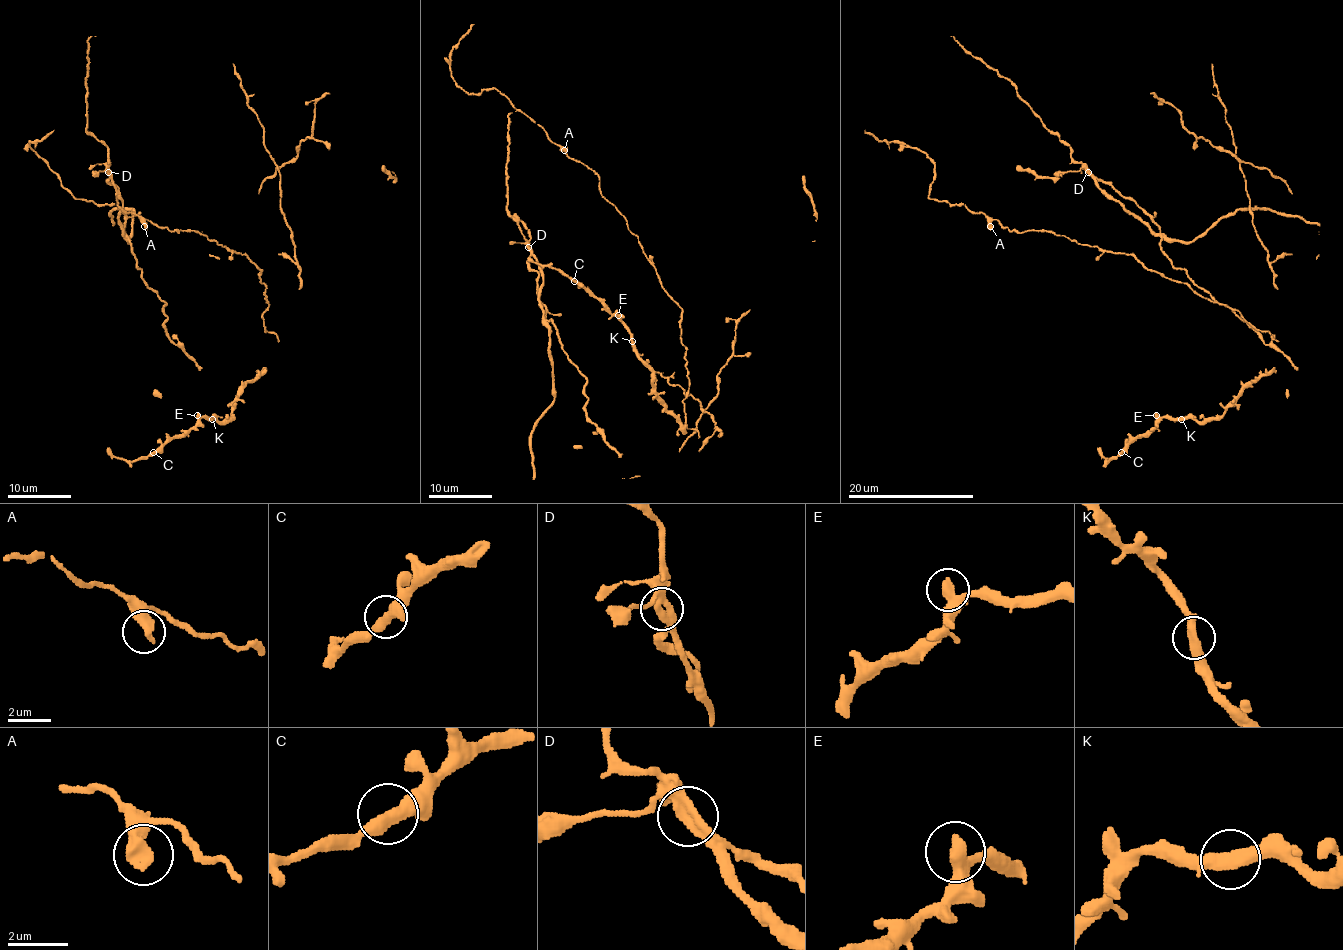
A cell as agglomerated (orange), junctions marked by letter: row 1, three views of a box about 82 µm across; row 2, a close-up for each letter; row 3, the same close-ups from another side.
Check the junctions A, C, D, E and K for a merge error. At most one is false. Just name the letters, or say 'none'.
D

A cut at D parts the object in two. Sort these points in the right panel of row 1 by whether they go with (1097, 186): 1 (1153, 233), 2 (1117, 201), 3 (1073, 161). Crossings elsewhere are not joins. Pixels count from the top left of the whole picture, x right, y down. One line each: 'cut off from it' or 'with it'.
1: with it
2: with it
3: cut off from it

